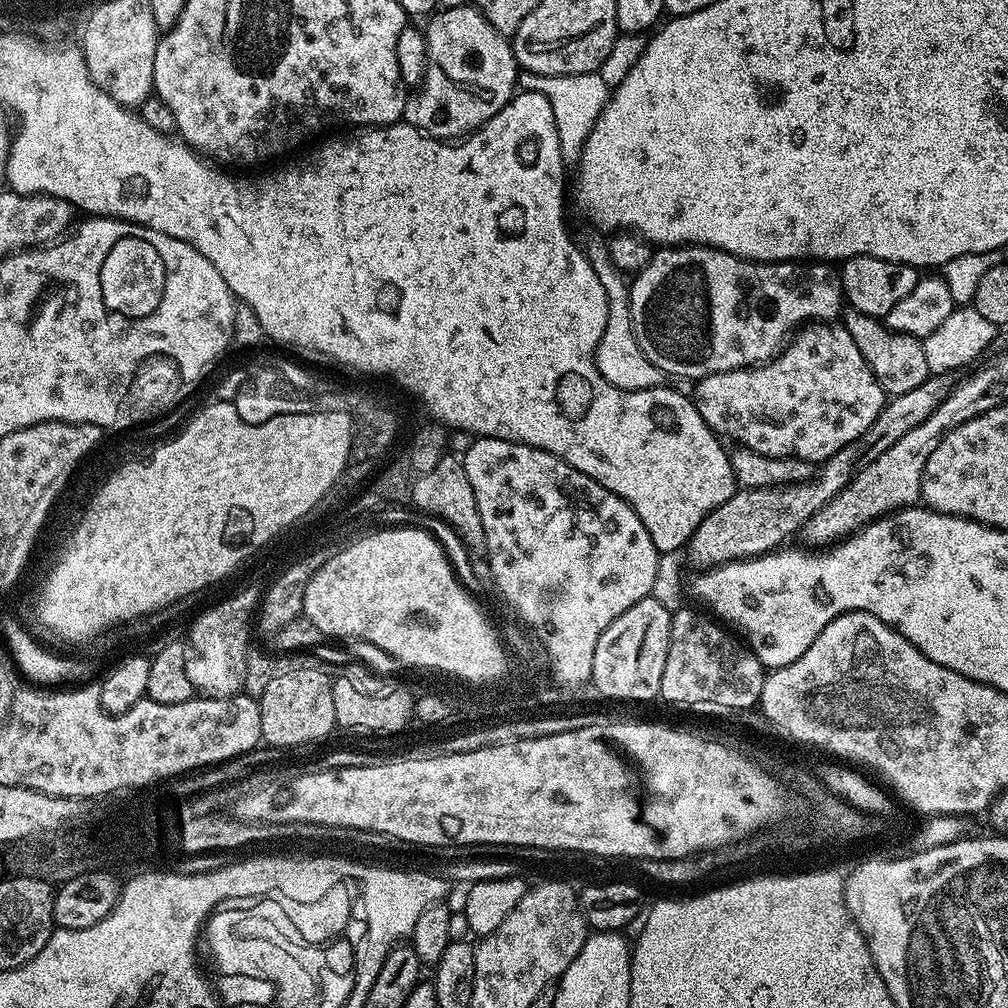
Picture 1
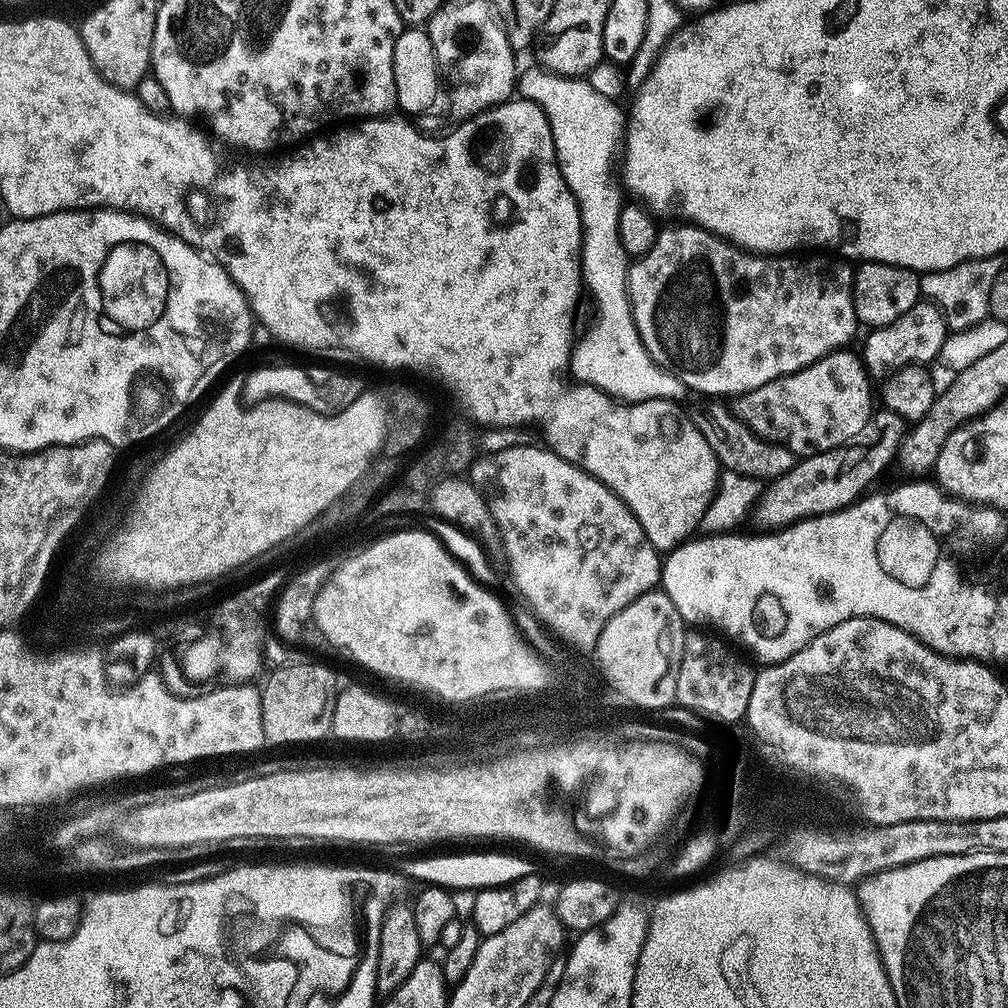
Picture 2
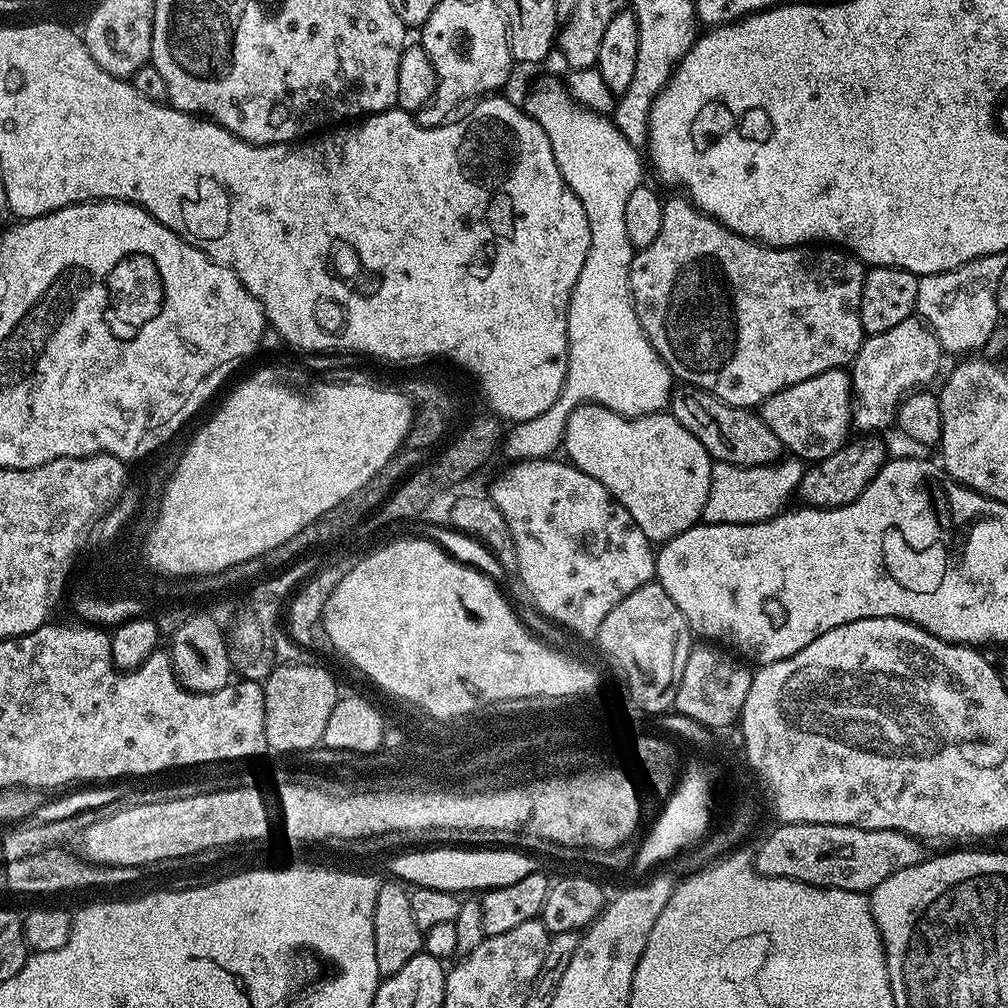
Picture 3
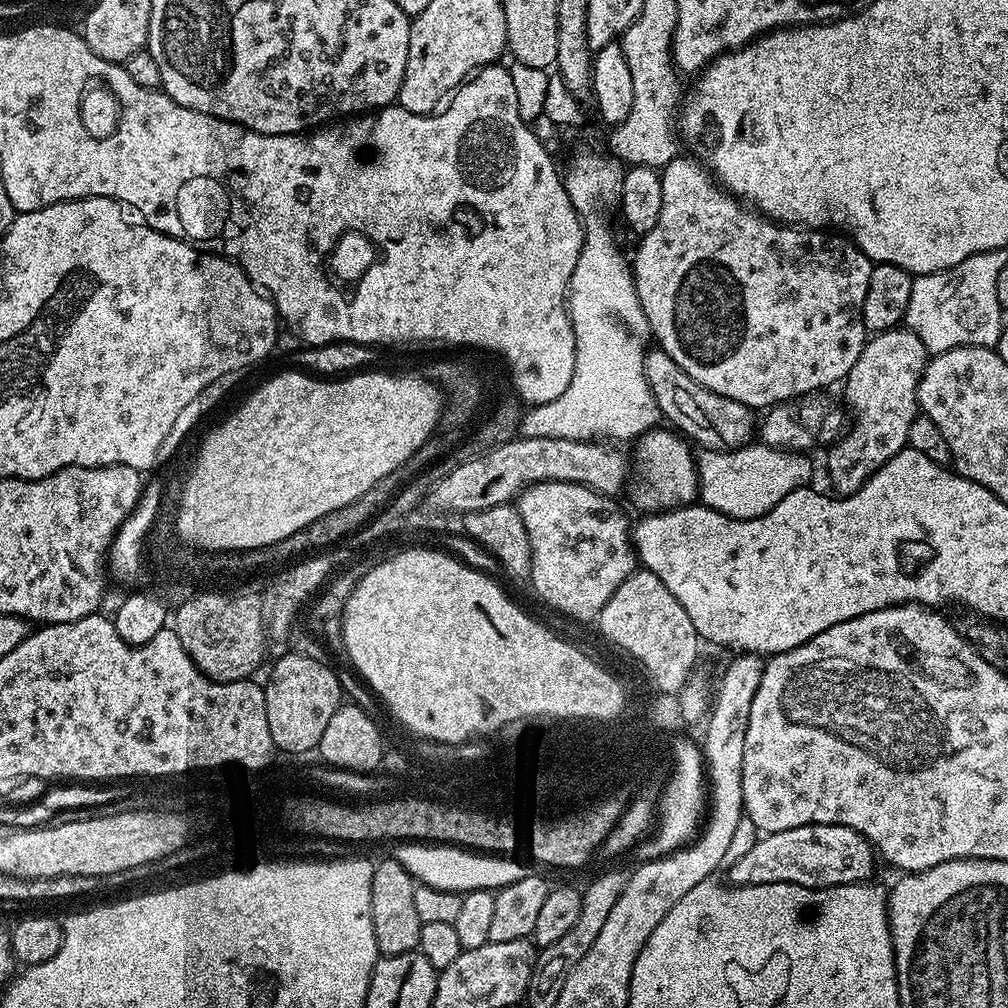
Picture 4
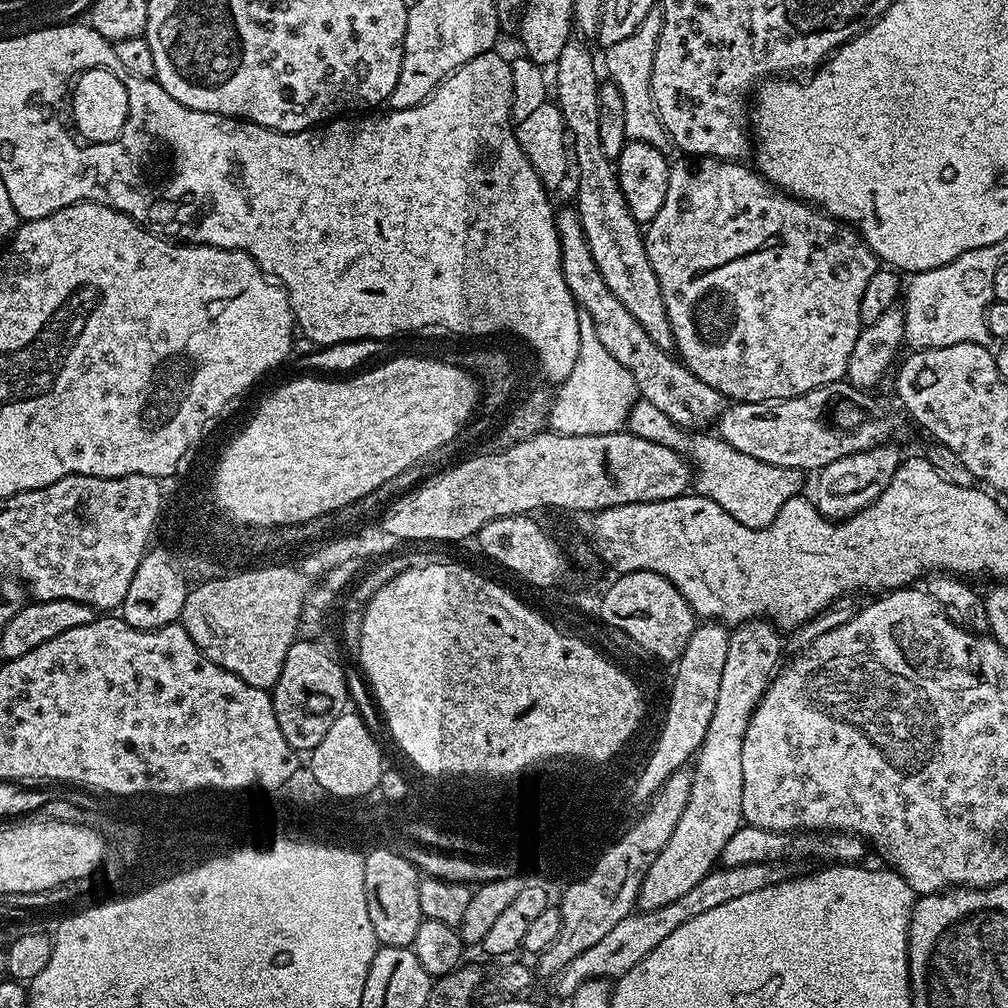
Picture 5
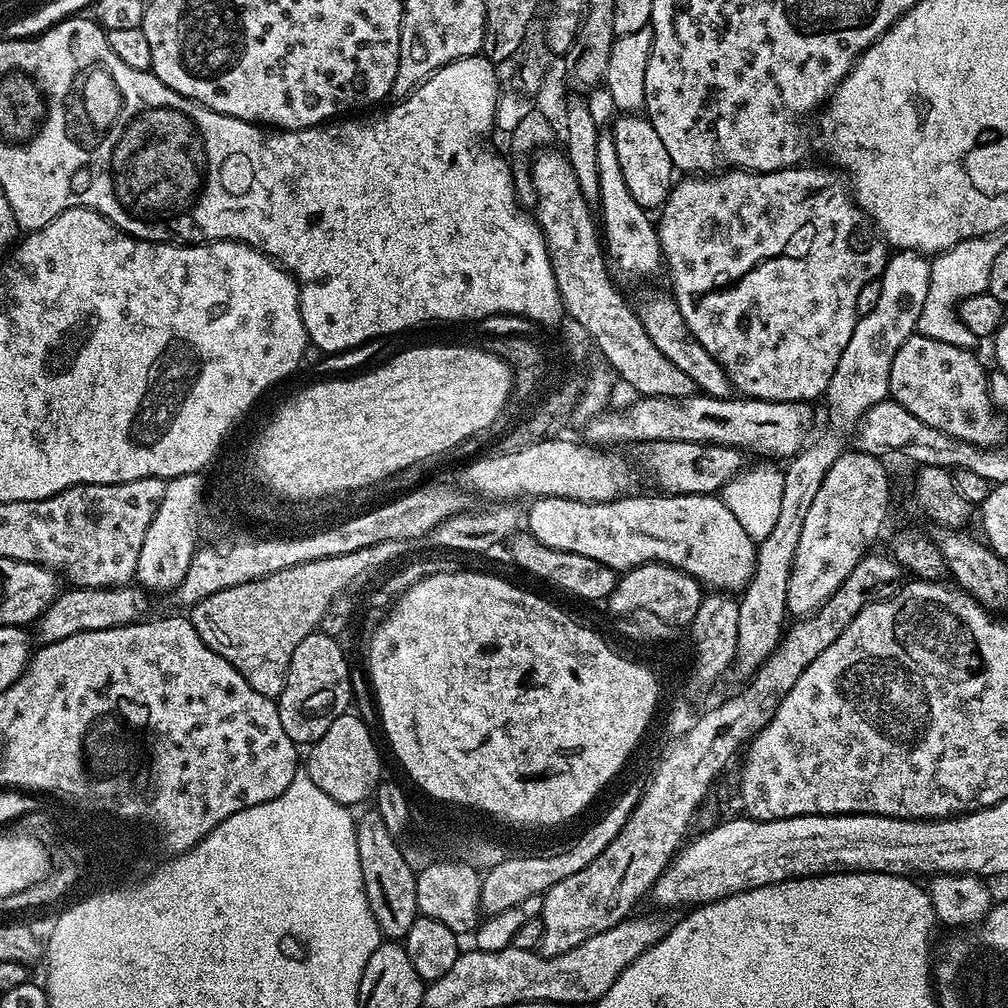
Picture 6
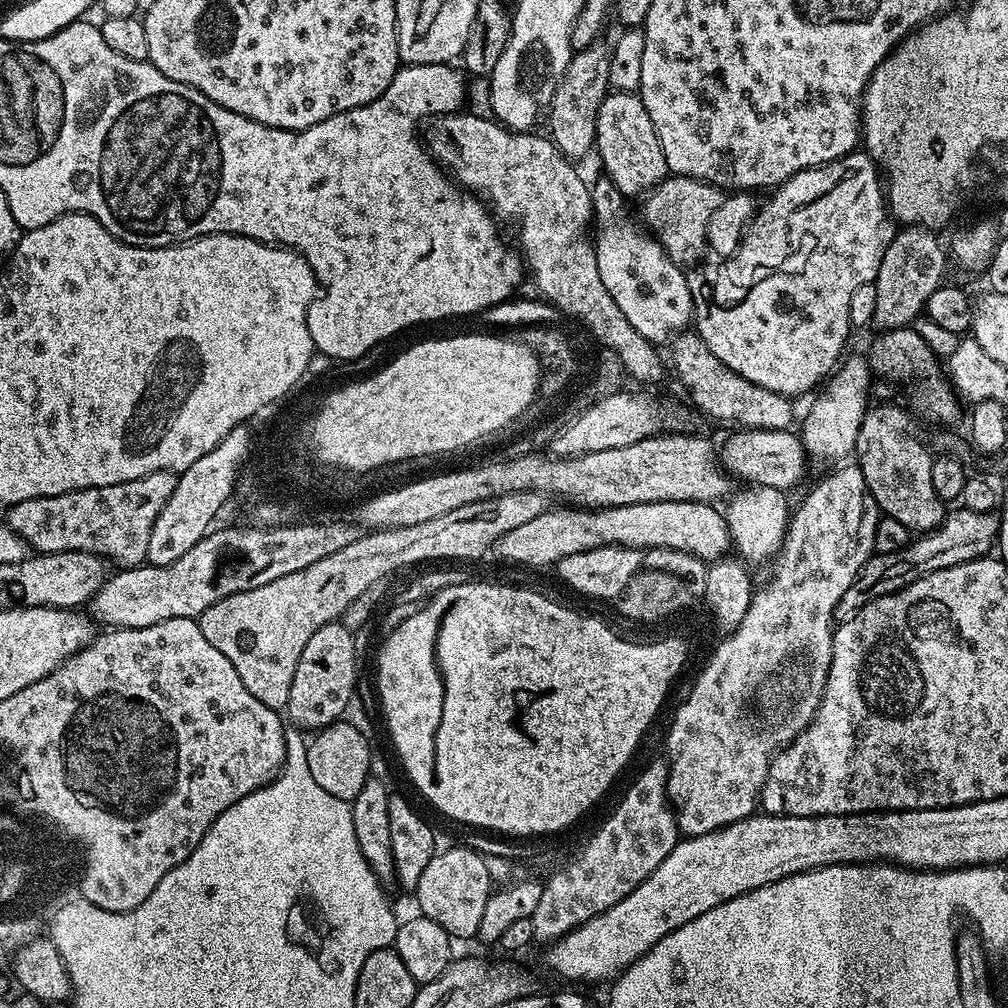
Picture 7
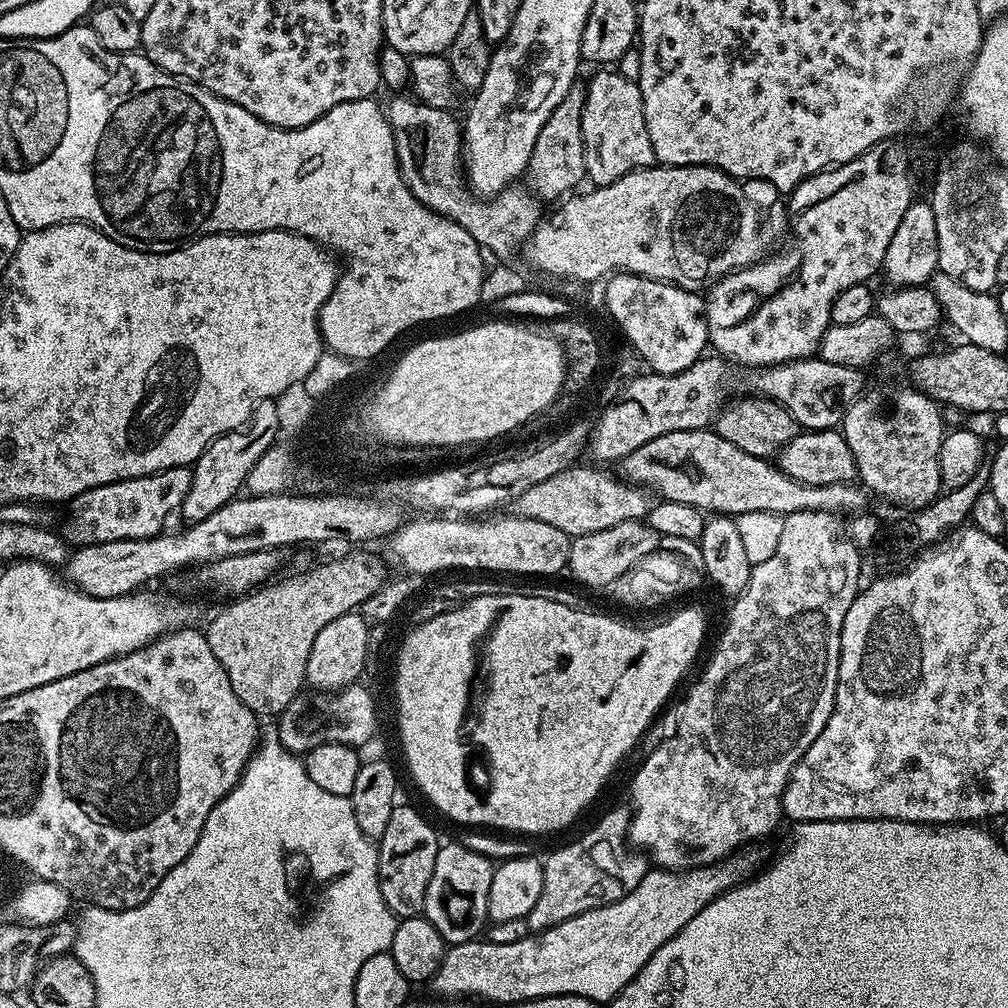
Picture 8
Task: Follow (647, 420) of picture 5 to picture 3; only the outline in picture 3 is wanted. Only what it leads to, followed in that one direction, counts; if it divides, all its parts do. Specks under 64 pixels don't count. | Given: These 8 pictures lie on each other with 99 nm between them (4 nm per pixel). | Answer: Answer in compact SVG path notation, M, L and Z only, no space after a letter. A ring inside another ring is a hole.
M781 458L775 464L760 466L713 463L710 498L706 498L703 523L761 524L764 520L771 520L799 489L805 467L805 461L799 458Z

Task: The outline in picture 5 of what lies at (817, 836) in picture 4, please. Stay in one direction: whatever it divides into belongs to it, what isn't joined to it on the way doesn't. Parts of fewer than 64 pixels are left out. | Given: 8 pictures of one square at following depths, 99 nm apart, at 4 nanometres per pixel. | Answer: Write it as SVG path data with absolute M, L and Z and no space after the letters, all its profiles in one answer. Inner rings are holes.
M773 862L733 868L713 867L712 871L706 874L706 878L702 878L698 886L682 894L682 898L649 912L637 911L618 922L618 926L614 926L614 930L610 930L610 934L606 934L602 942L590 946L590 950L582 950L582 954L578 954L578 958L574 958L574 962L570 962L570 966L563 968L559 976L555 977L557 994L570 998L574 990L578 990L578 986L588 980L603 978L612 982L625 976L634 966L638 966L638 962L642 962L642 958L646 958L646 954L650 954L650 950L654 950L654 946L670 938L670 934L674 934L674 930L678 930L682 922L688 922L690 918L704 914L706 910L714 910L714 906L722 906L722 902L734 902L734 898L743 898L745 894L754 894L758 890L773 887L789 879L790 872L786 865L784 862Z

